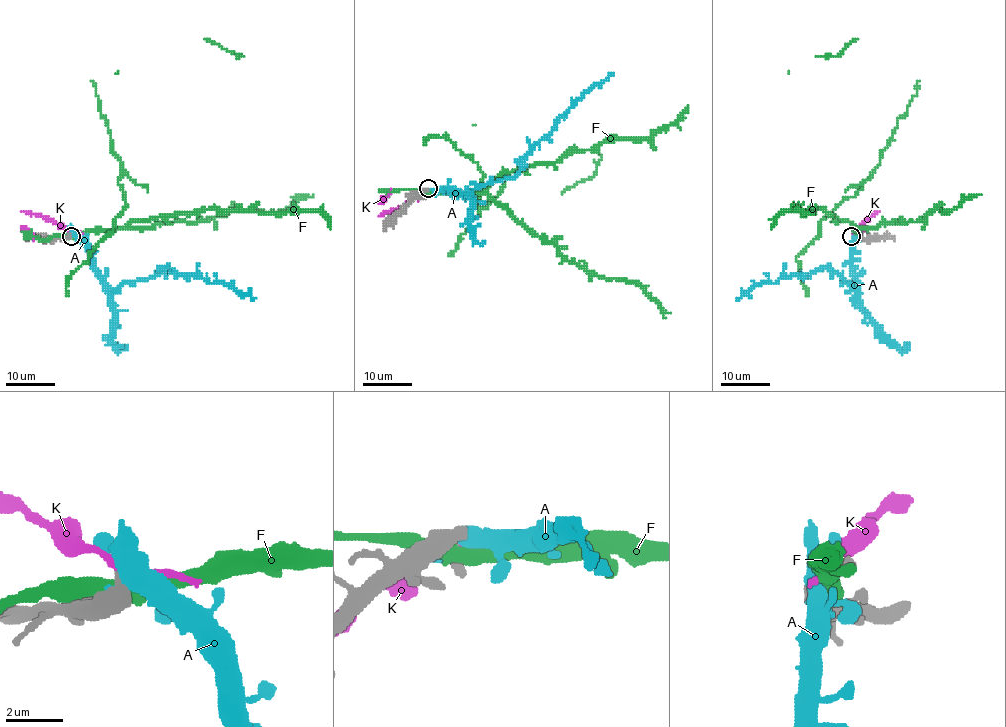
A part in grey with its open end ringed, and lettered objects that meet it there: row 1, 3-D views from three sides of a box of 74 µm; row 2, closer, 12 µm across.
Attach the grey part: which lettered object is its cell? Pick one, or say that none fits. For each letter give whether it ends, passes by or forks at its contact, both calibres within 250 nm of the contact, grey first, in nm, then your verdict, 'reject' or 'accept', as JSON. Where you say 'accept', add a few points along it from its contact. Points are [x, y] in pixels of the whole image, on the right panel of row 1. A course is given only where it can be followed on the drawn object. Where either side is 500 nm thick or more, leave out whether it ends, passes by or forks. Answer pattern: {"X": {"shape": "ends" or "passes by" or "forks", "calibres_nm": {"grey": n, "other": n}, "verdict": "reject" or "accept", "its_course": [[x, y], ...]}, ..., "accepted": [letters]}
{"A": {"calibres_nm": {"grey": 480, "other": 500}, "verdict": "reject"}, "F": {"calibres_nm": {"grey": 550, "other": 500}, "verdict": "reject"}, "K": {"shape": "passes by", "calibres_nm": {"grey": 440, "other": 300}, "verdict": "reject"}, "accepted": []}

